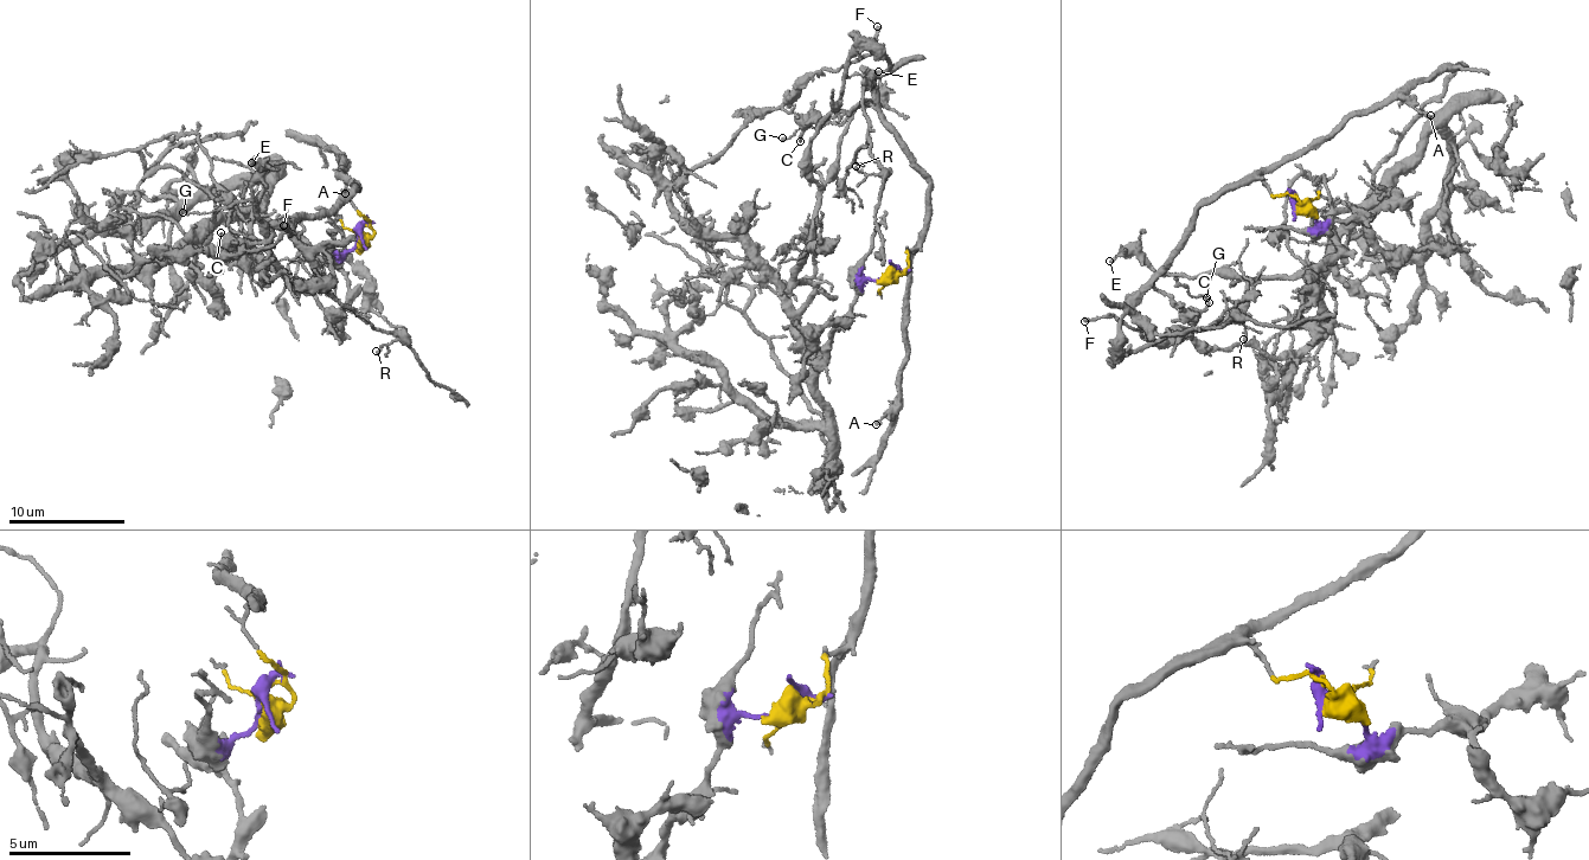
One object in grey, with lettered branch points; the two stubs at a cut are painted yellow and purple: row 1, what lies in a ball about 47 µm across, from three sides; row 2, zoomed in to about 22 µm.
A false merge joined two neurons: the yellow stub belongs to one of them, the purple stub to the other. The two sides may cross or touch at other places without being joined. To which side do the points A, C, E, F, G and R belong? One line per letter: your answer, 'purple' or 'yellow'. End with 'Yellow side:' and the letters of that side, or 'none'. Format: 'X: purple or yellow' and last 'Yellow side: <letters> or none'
A: yellow
C: yellow
E: purple
F: purple
G: purple
R: yellow
Yellow side: A, C, R

